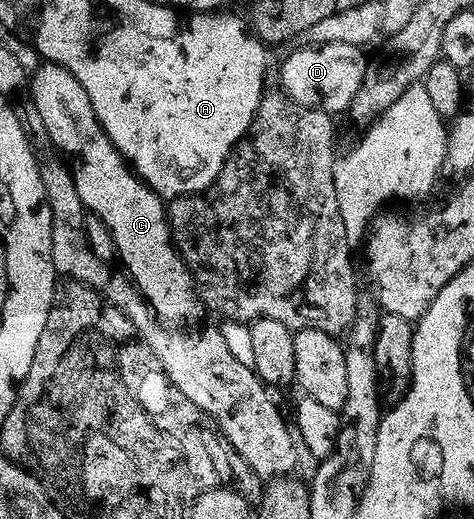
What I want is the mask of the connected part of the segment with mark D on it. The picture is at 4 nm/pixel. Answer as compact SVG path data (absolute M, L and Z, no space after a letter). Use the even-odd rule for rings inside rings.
M343 42L306 44L303 50L294 50L282 62L280 89L302 106L317 106L331 116L349 111L356 92L368 69L367 51L361 46Z

